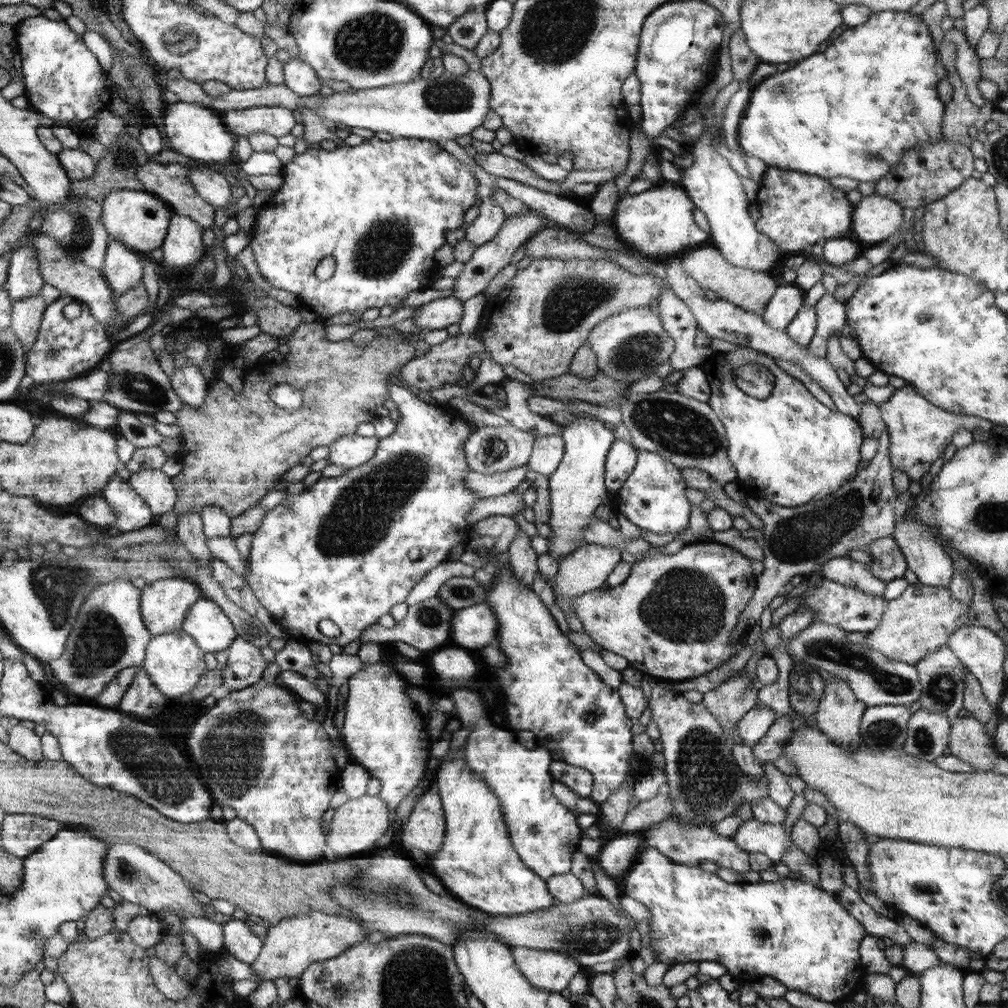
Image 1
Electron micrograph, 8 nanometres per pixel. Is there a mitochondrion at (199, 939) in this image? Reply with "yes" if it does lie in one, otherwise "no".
no

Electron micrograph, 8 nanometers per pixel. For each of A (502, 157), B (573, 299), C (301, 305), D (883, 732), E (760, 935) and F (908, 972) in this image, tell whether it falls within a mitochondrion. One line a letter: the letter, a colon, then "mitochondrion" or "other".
A: other
B: mitochondrion
C: other
D: mitochondrion
E: mitochondrion
F: other

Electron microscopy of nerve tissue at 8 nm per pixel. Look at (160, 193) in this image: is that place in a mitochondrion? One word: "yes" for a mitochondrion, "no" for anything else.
no

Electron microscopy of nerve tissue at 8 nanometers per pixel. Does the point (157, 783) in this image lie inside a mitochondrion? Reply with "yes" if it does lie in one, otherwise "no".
yes

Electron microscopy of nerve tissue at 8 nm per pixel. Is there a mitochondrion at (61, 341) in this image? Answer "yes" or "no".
no

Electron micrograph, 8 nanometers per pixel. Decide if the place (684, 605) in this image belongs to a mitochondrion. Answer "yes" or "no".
yes

